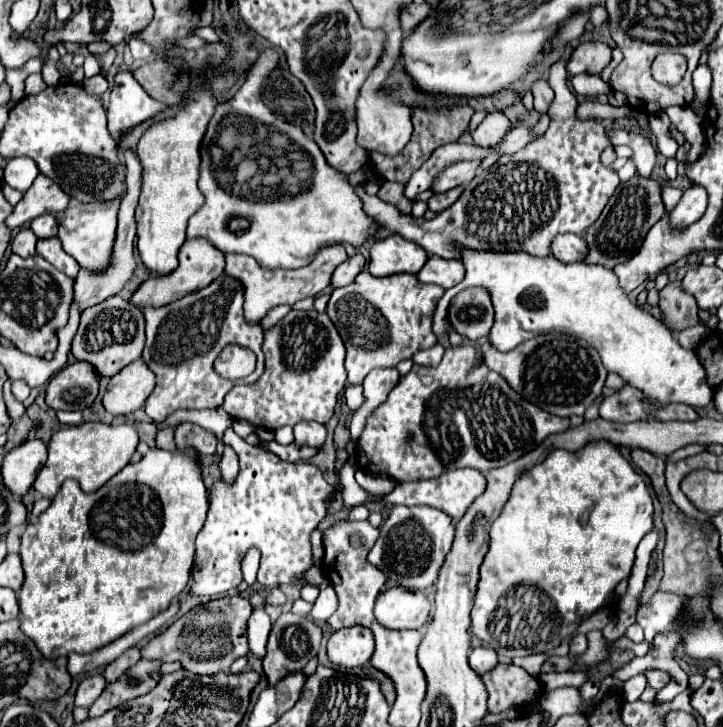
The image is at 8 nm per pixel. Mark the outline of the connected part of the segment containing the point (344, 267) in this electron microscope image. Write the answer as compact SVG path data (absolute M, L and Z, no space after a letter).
M361 253L349 257L345 263L341 263L341 265L335 269L335 273L333 273L333 277L331 277L331 287L333 287L333 289L339 289L339 287L351 285L351 283L355 281L355 277L363 271L363 267L365 267L365 257L363 257Z

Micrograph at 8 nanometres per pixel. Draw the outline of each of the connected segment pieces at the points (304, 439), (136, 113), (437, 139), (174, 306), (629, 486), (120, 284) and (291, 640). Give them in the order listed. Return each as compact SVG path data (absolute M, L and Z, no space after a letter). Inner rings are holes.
M303 421L303 423L297 423L293 429L295 429L295 441L297 441L299 445L313 445L313 447L319 447L319 445L325 443L327 427L321 425L321 423Z
M119 71L113 79L111 89L111 103L107 107L107 119L109 119L109 131L119 141L121 133L155 113L163 111L167 105L151 99L143 87L133 79L131 71Z
M467 105L445 109L445 113L443 111L433 113L433 111L413 109L413 135L411 135L411 141L405 145L405 149L395 157L385 157L381 153L369 153L369 161L379 169L381 177L385 181L397 181L397 183L405 185L409 181L409 177L431 157L431 153L437 147L441 147L443 143L453 143L463 135L463 131L469 125L471 115L473 115L473 109Z
M221 275L219 279L215 279L209 287L191 293L175 303L169 303L165 307L145 307L143 315L147 321L147 345L143 349L143 361L147 363L147 367L155 373L157 377L157 385L153 389L153 393L147 397L145 401L145 413L155 421L155 423L163 423L171 413L179 411L179 409L209 409L209 407L219 407L223 403L223 397L231 391L231 387L235 387L237 383L255 383L263 371L265 371L265 355L263 355L263 329L259 323L247 323L243 317L243 287L237 279L231 279L227 275ZM227 343L235 343L239 347L247 347L257 355L257 367L255 371L239 381L229 381L223 379L221 375L215 373L213 369L213 361L219 357L219 351L223 351L223 347L227 347Z
M591 441L575 453L565 449L551 451L543 463L523 473L519 481L515 481L501 515L491 525L491 543L481 565L481 579L471 611L471 633L477 635L483 645L501 653L499 641L489 631L497 603L517 585L535 585L545 591L555 607L553 617L549 617L553 623L551 633L537 633L537 653L549 653L571 637L581 621L603 607L605 599L621 579L629 577L635 561L635 549L651 527L653 503L645 481L615 445L607 441Z
M125 149L125 163L127 163L127 195L123 197L121 207L119 207L119 223L117 223L117 235L115 235L115 247L113 247L111 263L103 271L99 271L99 273L83 271L83 269L79 271L79 275L75 279L75 301L79 303L81 311L91 307L91 305L97 305L97 303L105 301L107 297L117 295L125 287L125 283L131 279L135 269L137 269L135 253L133 253L133 239L135 239L135 217L133 217L133 211L137 207L139 189L141 189L141 165L139 165L139 159L135 157L135 153L131 149Z
M283 613L273 623L267 643L267 655L263 659L263 671L267 675L269 685L279 683L279 679L283 679L283 675L289 675L291 671L301 671L319 653L319 643L321 643L321 629L309 617Z

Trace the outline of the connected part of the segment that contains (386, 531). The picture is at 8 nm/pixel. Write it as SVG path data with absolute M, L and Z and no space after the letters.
M403 507L391 509L387 521L381 527L381 535L373 549L369 551L369 561L381 569L389 579L397 581L405 589L427 589L437 581L437 573L443 565L445 555L451 549L455 533L455 521L433 507Z

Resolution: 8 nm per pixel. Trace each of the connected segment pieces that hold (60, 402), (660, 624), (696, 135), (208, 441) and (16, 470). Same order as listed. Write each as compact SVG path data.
M73 363L55 373L47 385L45 403L55 411L83 411L99 391L99 375L89 363Z
M655 593L649 603L639 607L637 611L637 623L645 631L645 641L651 643L651 639L659 633L671 627L671 621L677 619L677 613L681 611L683 595L669 595L669 593Z
M671 106L667 109L667 115L673 123L673 127L691 143L687 151L687 161L699 159L705 151L705 131L703 131L703 119L695 115L689 107Z
M181 423L175 429L175 441L179 449L197 449L201 455L214 455L218 440L212 433L193 425Z
M33 439L25 441L23 445L17 445L3 459L1 465L3 485L13 495L23 497L31 489L37 471L45 465L45 461L47 461L47 447L43 441Z

